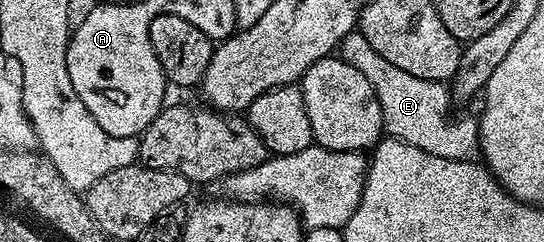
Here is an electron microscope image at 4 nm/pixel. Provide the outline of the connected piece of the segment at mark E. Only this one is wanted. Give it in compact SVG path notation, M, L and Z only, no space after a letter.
M359 30L348 32L343 37L339 55L355 66L355 70L359 70L367 82L371 82L375 98L379 98L381 127L392 139L419 146L419 150L427 150L427 154L435 154L439 158L473 160L478 155L481 143L478 117L453 116L455 100L442 81L415 78L415 74L399 70L399 66L387 62L383 54L375 54L371 42L367 42Z

